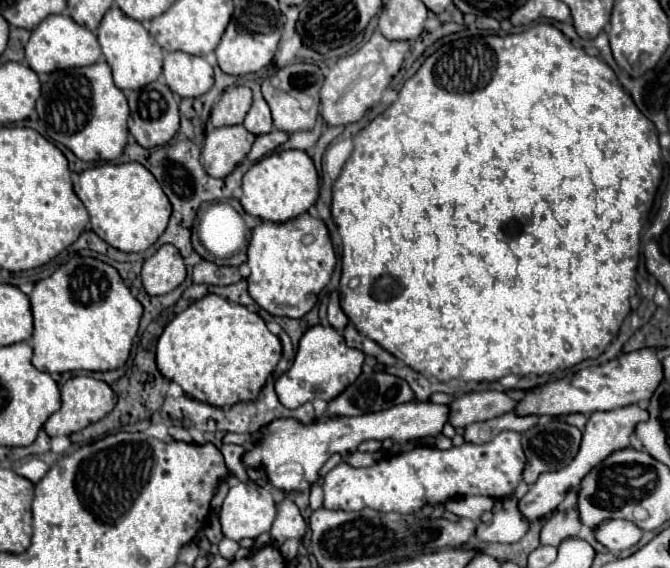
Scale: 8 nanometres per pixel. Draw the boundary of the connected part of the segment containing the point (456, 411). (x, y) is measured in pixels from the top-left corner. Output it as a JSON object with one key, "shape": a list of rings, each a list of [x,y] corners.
{"shape":[[[499,391],[463,393],[449,405],[449,423],[453,427],[467,427],[475,421],[487,421],[515,409],[515,401]]]}

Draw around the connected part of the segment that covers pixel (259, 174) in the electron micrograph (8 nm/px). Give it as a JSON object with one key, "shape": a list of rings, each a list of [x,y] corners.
{"shape":[[[287,149],[279,153],[271,153],[257,161],[243,175],[243,197],[241,205],[249,215],[261,217],[263,221],[283,223],[301,213],[305,213],[319,197],[319,175],[305,151]]]}

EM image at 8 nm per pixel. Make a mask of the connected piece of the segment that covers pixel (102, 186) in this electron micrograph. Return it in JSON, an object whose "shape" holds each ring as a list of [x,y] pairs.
{"shape":[[[105,163],[85,169],[75,185],[77,197],[91,215],[91,229],[111,247],[127,253],[149,249],[167,229],[171,203],[161,185],[141,163]]]}

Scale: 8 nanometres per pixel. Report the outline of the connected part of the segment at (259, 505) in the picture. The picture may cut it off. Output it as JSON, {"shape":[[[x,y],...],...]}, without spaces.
{"shape":[[[231,483],[219,511],[219,521],[225,537],[233,541],[241,541],[245,537],[255,539],[271,529],[275,521],[275,503],[269,491],[255,483]]]}

